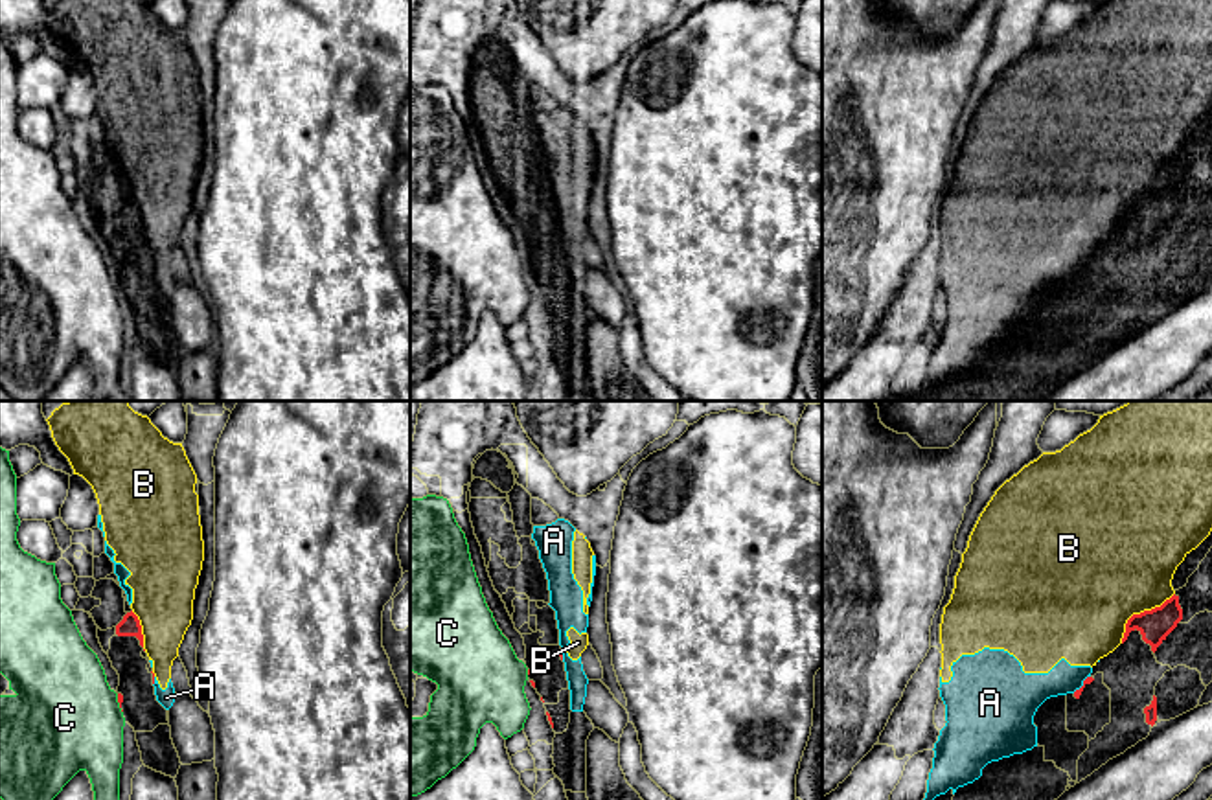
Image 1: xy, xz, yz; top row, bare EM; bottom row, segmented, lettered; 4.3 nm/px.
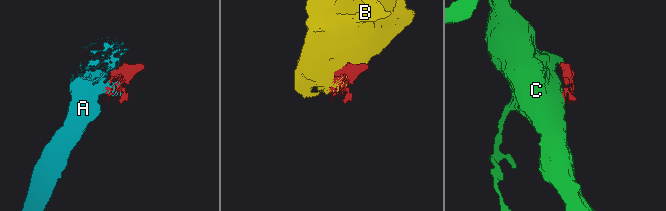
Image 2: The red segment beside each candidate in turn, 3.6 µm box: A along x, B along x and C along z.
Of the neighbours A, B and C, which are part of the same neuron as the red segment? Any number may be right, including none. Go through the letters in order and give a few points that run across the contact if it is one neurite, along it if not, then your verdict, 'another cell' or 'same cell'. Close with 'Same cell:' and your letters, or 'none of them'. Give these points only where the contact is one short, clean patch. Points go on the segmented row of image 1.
A: another cell
B: another cell
C: line xy (116, 694), (122, 712); another cell
Same cell: none of them

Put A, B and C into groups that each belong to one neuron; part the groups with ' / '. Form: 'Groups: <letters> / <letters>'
Groups: A B / C

